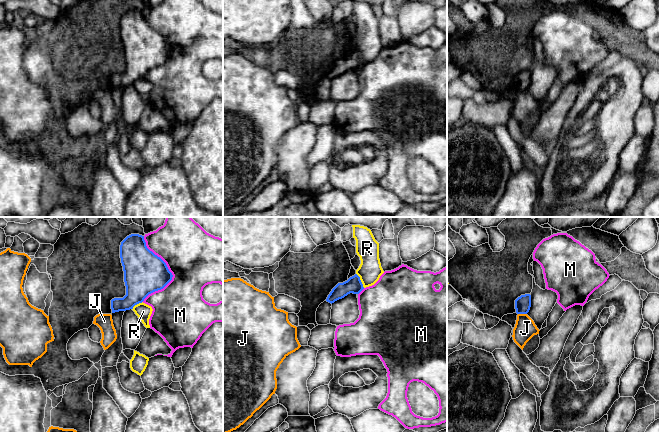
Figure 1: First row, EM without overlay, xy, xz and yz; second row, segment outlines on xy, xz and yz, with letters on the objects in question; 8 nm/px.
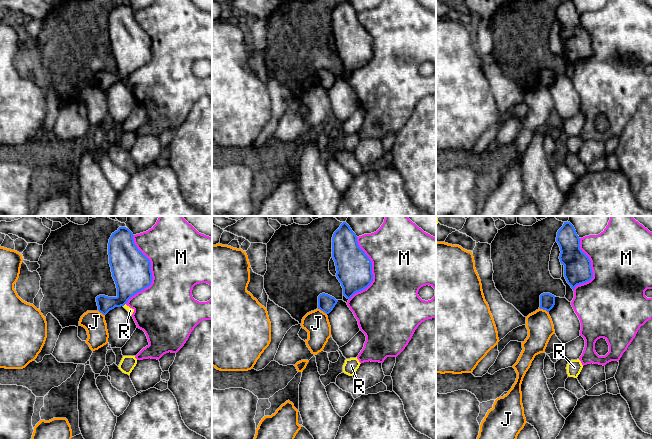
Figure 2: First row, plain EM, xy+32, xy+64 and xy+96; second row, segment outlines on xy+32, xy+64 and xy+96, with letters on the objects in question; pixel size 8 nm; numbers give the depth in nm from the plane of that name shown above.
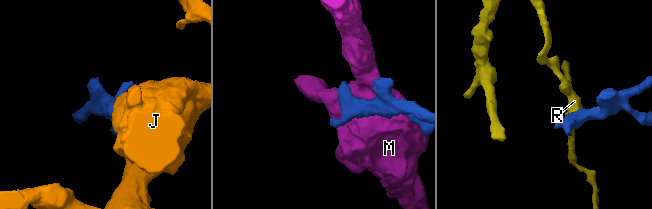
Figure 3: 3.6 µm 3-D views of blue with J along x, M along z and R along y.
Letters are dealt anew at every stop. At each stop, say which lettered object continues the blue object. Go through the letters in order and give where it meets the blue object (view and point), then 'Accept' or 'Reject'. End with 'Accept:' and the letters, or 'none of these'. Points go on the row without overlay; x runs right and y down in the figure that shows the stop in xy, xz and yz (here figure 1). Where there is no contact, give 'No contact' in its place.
J: Touches blue at yz (522, 89). Reject
M: Touches blue at xy (169, 47). Reject
R: Touches blue at xz (360, 56). Reject
Accept: none of these

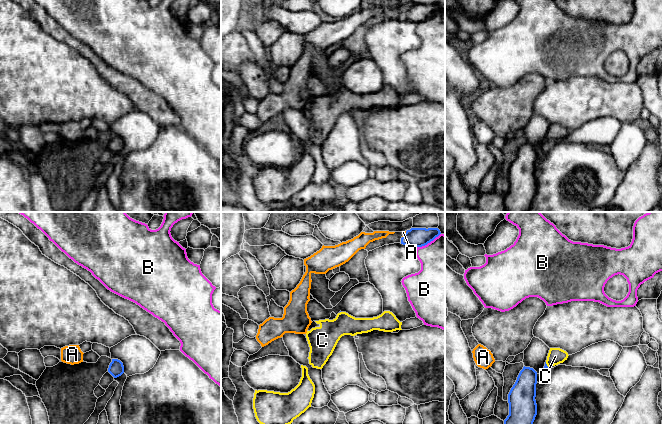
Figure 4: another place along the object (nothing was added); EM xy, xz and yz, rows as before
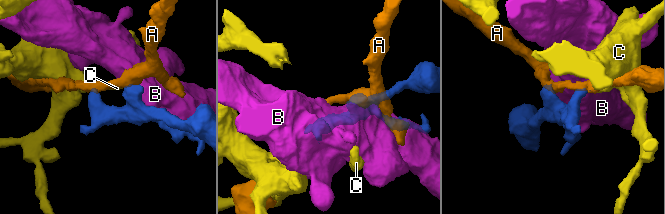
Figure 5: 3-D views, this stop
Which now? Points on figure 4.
A: Touches blue at xz (404, 10). Reject
B: Touches blue at xz (428, 18). Reject
C: Touches blue at yz (546, 141). Accept
Accept: C

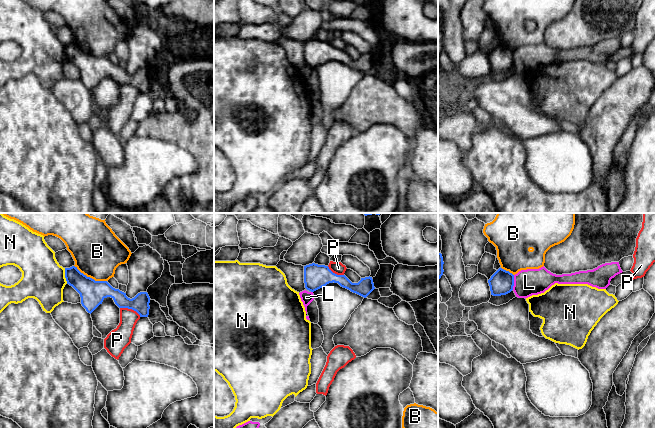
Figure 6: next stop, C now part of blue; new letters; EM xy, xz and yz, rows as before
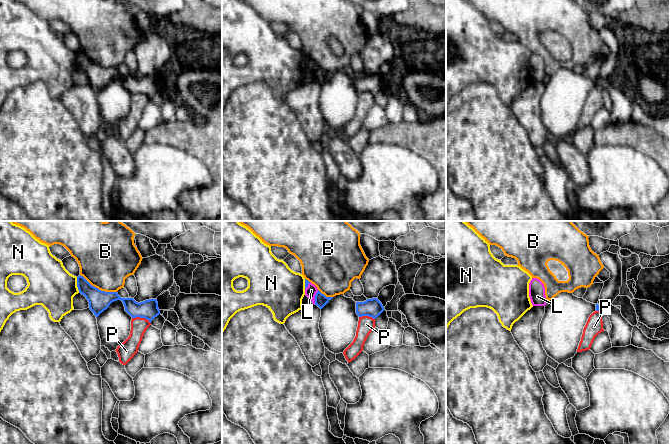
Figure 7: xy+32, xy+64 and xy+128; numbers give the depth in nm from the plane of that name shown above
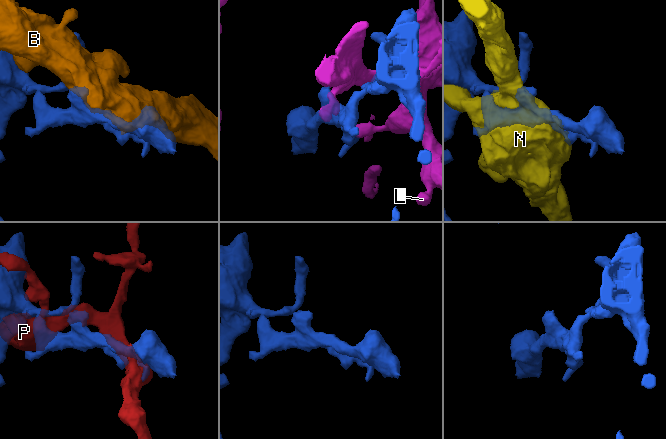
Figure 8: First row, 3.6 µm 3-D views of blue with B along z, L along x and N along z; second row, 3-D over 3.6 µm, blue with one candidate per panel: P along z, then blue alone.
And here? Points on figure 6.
B: Touches blue at xy (89, 53). Reject
L: Touches blue at yz (513, 58). Reject
N: Touches blue at xy (65, 52). Reject
P: Touches blue at xy (130, 84). Reject
Accept: none of these

